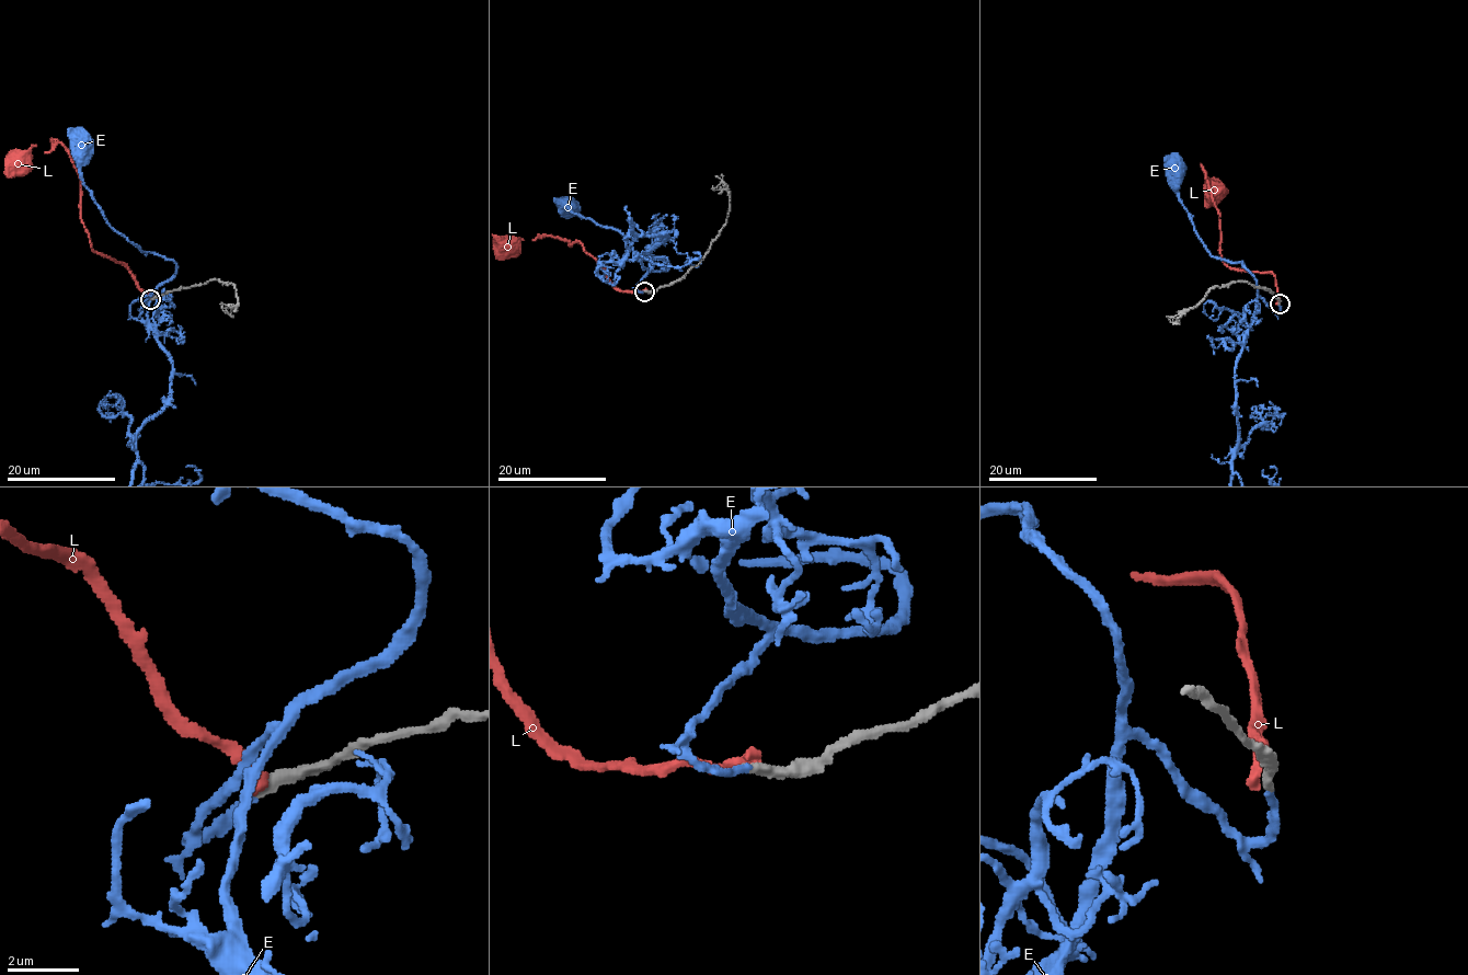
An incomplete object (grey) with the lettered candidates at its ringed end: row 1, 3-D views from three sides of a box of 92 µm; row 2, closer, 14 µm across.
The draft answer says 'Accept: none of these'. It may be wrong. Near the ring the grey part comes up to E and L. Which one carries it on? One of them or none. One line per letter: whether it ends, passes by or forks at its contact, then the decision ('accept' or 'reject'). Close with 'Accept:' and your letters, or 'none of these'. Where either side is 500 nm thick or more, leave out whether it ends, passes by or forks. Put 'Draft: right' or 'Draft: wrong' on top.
Draft: wrong
E: it ends | accept
L: it ends | reject
Accept: E

